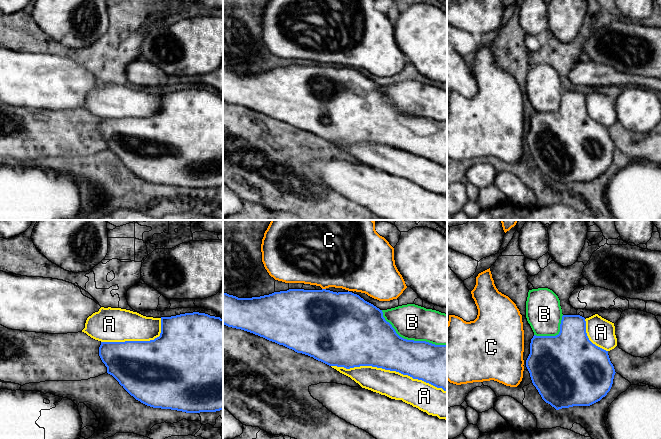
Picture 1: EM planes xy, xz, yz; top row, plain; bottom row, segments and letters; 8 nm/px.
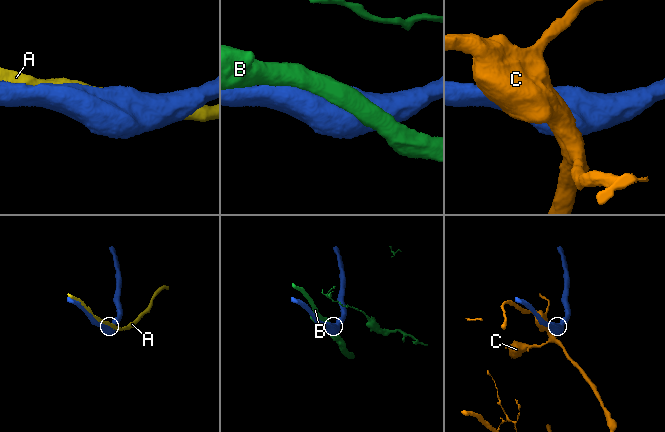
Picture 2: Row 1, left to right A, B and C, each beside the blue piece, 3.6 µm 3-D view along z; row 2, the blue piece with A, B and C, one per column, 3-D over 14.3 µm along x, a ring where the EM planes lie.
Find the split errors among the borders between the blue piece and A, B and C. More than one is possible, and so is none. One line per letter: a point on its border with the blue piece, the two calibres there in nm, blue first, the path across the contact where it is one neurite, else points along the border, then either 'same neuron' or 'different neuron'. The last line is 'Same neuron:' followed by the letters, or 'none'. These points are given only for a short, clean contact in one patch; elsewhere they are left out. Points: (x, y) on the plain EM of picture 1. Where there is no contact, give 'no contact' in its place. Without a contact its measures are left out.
A: meets blue in xz at (389, 145); 380 nm thick on the blue side, 220 nm on the other; different neuron
B: meets blue in xz at (410, 116); 340 nm thick on the blue side, 280 nm on the other; different neuron
C: meets blue in xz at (324, 65); 500 nm thick on the blue side, 460 nm on the other; different neuron
Same neuron: none

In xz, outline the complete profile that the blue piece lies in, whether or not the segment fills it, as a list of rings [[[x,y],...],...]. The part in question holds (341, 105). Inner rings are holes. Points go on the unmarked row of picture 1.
[[[289,65],[252,74],[238,74],[223,68],[223,100],[253,109],[329,142],[346,145],[360,142],[382,144],[408,151],[447,167],[447,121],[400,113],[385,96],[382,86],[349,67],[337,69],[326,65]]]

